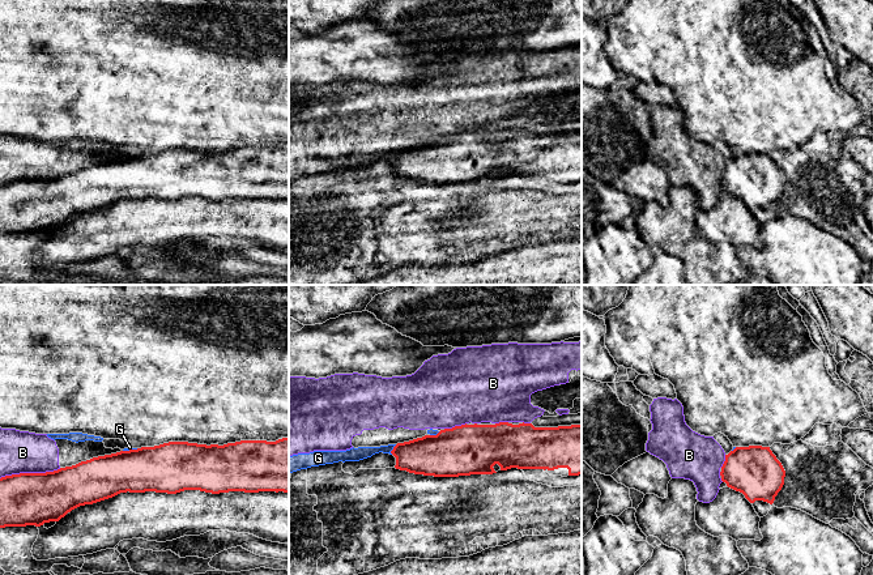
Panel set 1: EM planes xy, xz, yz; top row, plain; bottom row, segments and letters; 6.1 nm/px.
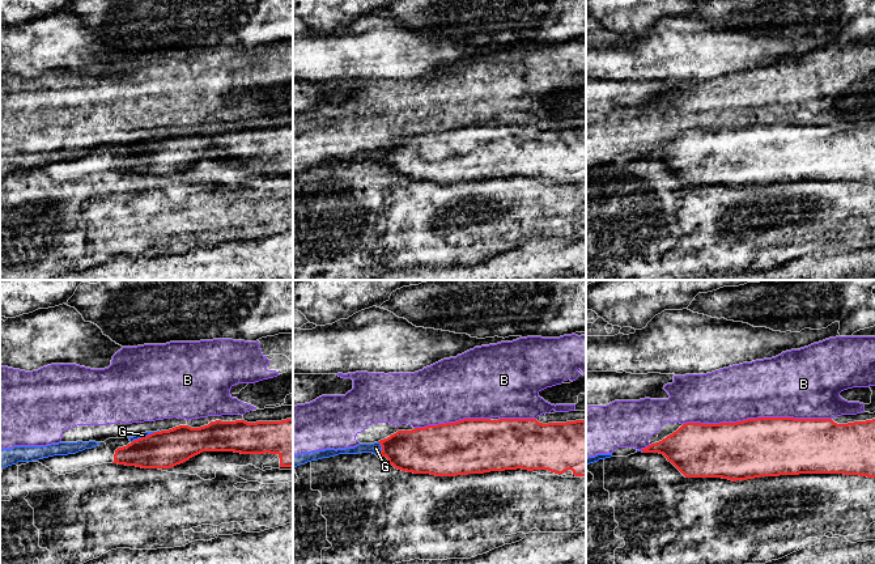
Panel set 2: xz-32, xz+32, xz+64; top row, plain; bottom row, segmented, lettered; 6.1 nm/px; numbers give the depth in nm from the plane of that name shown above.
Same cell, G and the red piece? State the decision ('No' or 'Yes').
No

